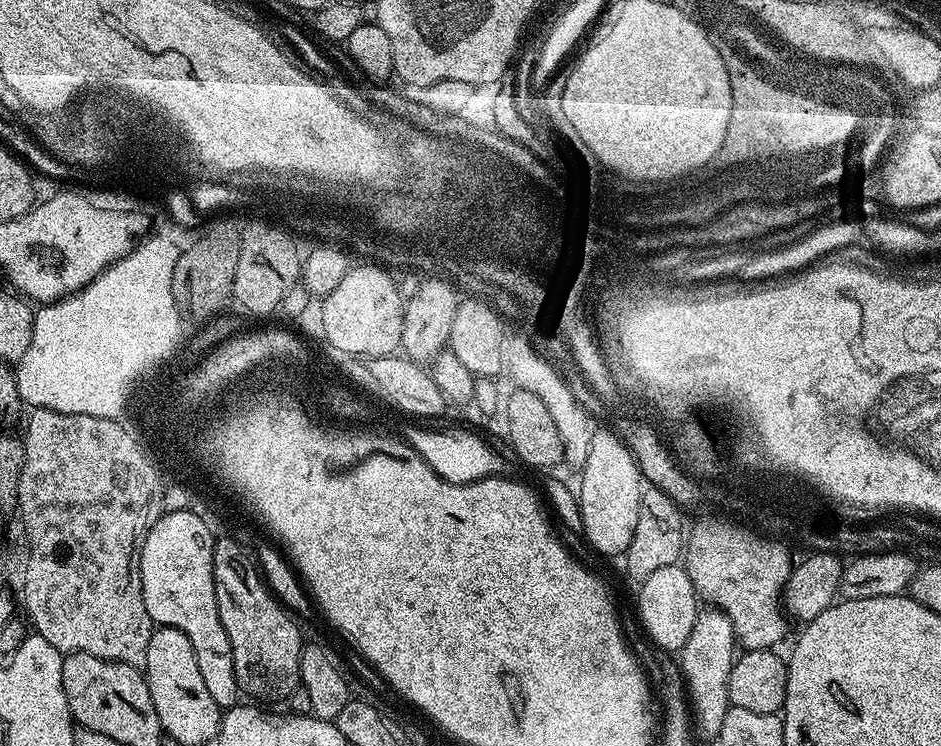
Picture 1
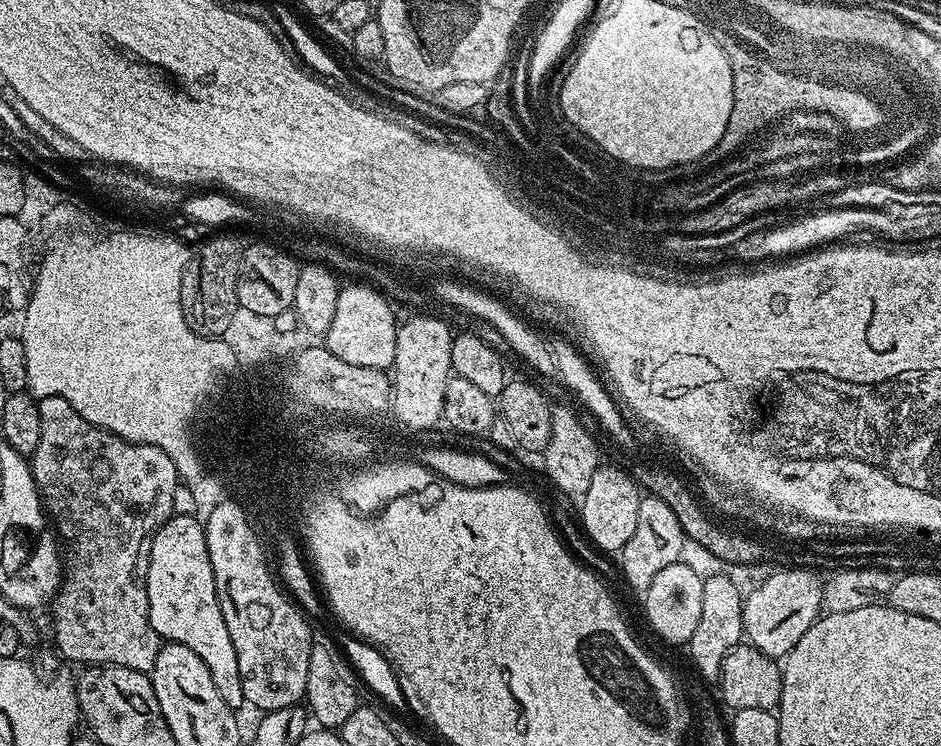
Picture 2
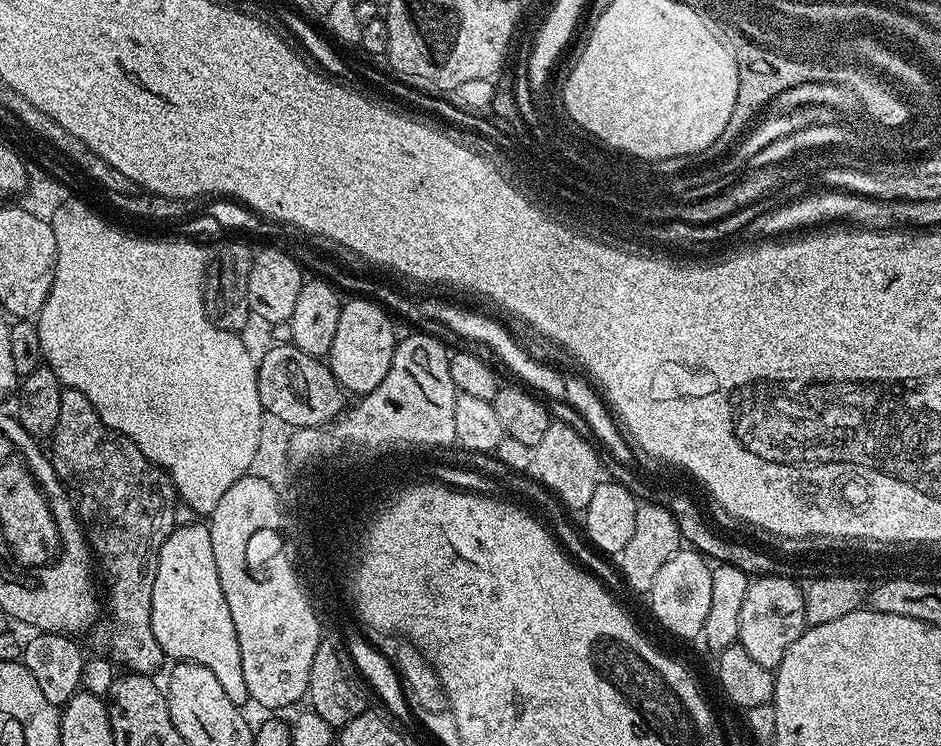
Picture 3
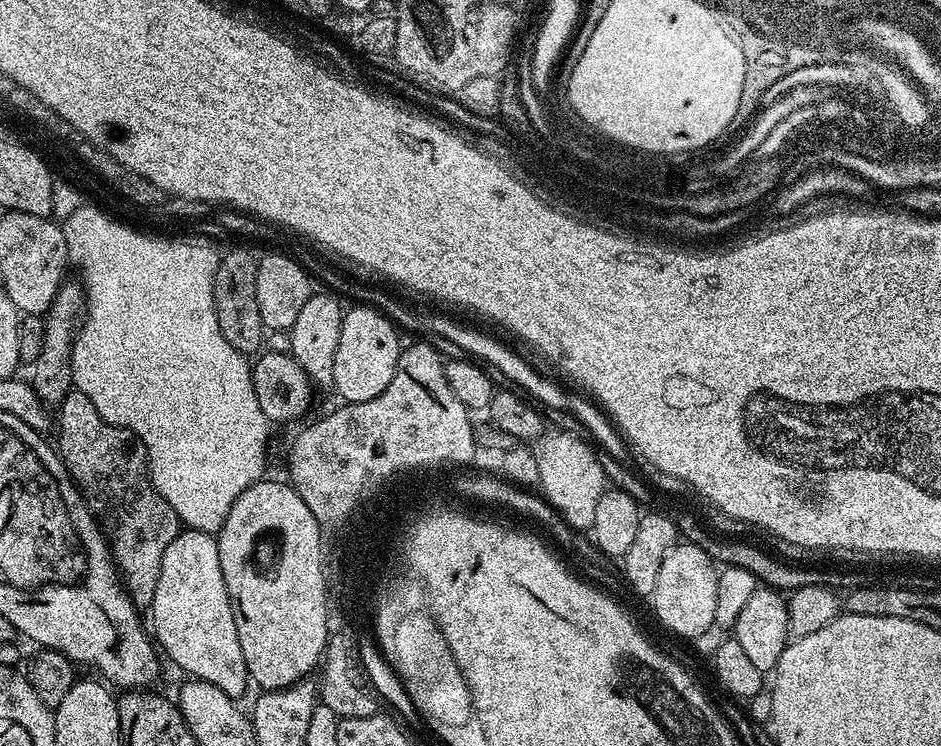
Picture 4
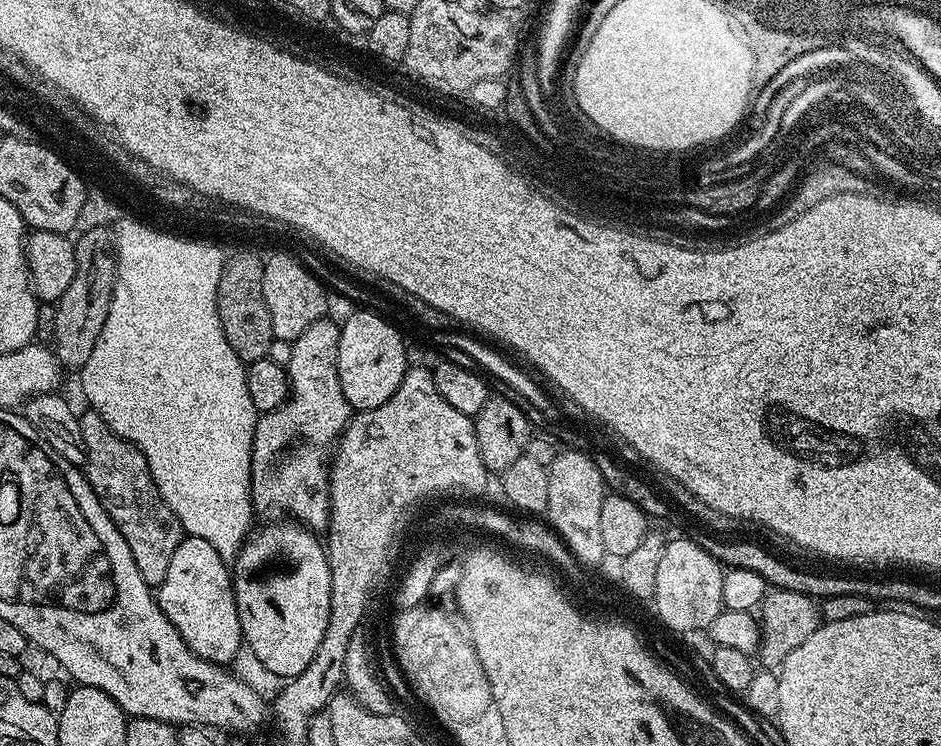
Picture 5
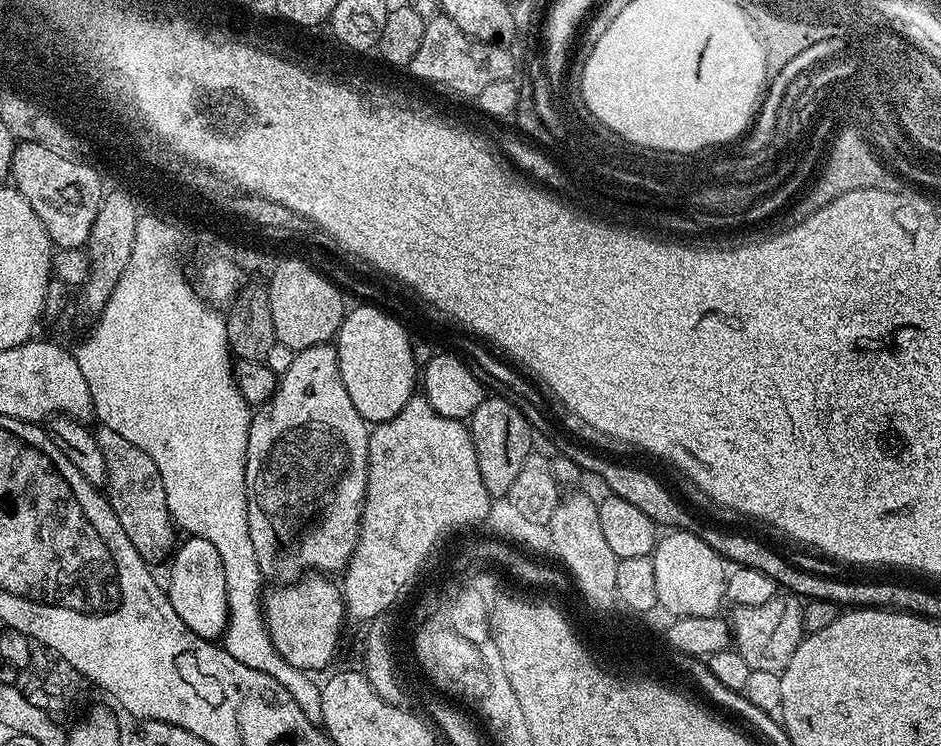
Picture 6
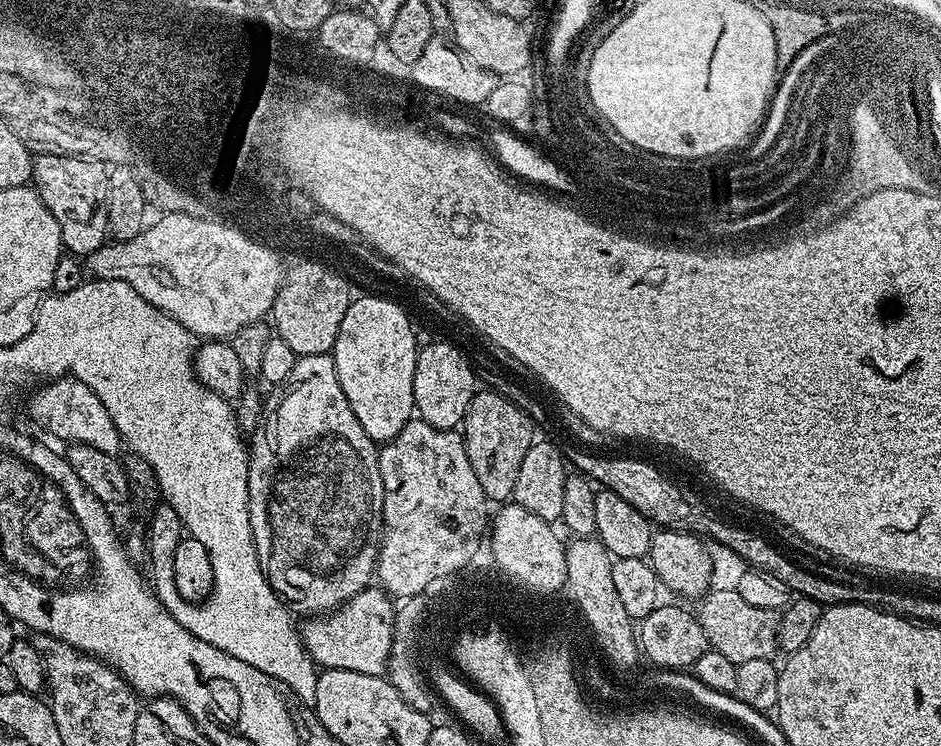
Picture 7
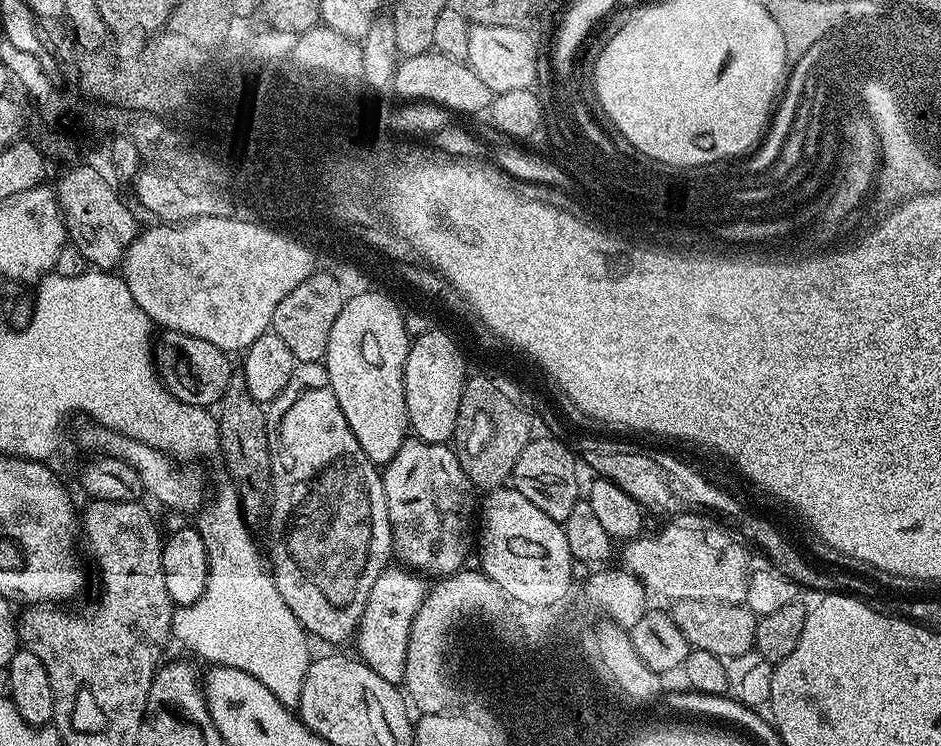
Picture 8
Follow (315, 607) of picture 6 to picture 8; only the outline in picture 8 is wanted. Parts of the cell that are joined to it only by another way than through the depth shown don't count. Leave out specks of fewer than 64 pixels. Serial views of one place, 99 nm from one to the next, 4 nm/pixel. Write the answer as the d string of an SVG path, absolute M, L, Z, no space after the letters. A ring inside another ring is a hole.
M404 566L384 568L378 582L374 582L374 590L370 590L366 610L354 637L354 645L360 651L357 652L359 659L368 664L374 674L397 686L404 682L406 650L412 623L430 592L429 585L424 585L424 580L423 575Z

